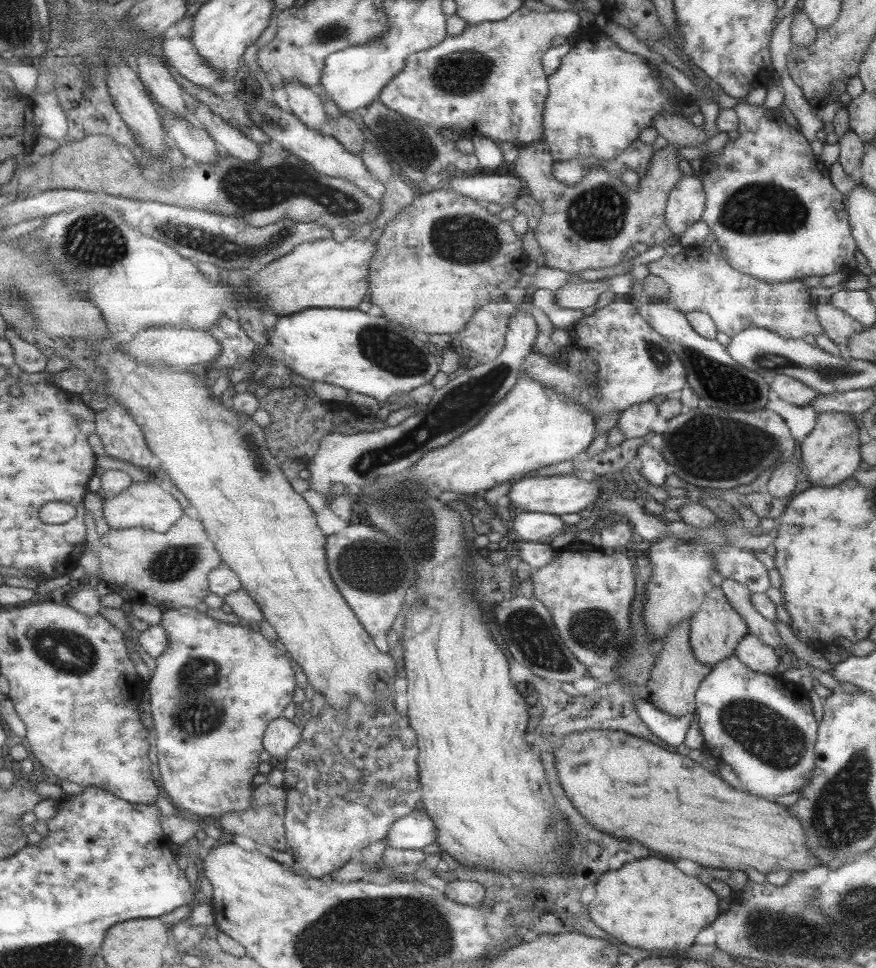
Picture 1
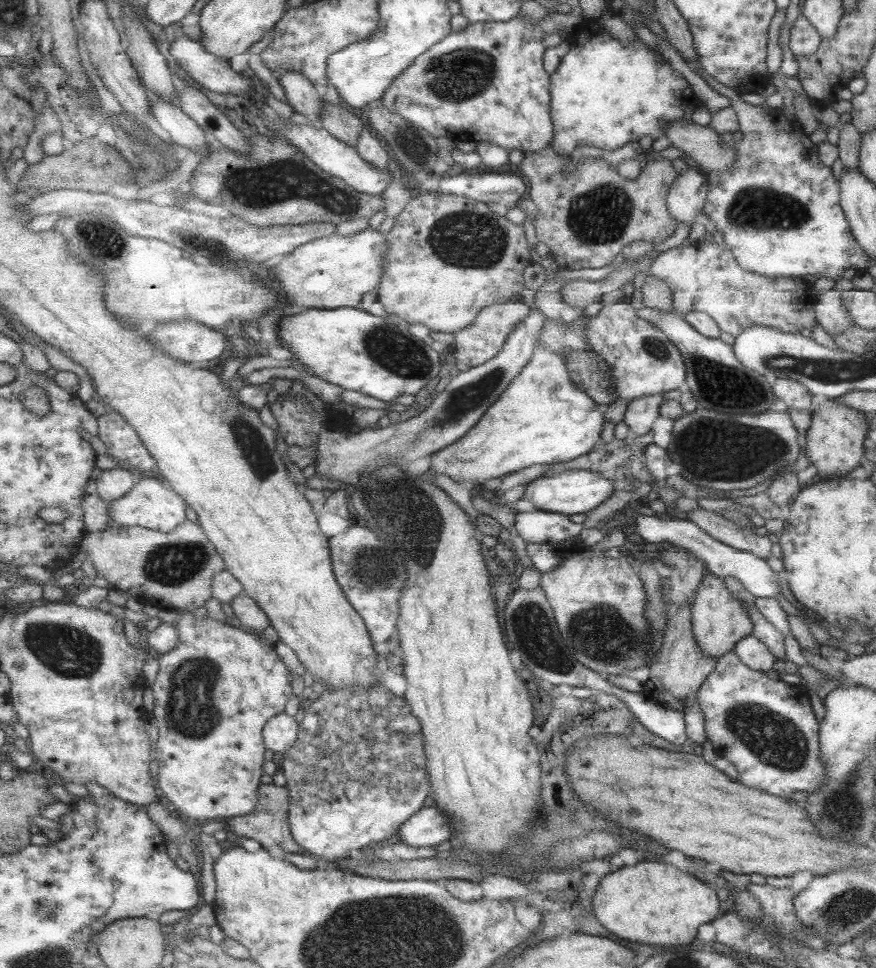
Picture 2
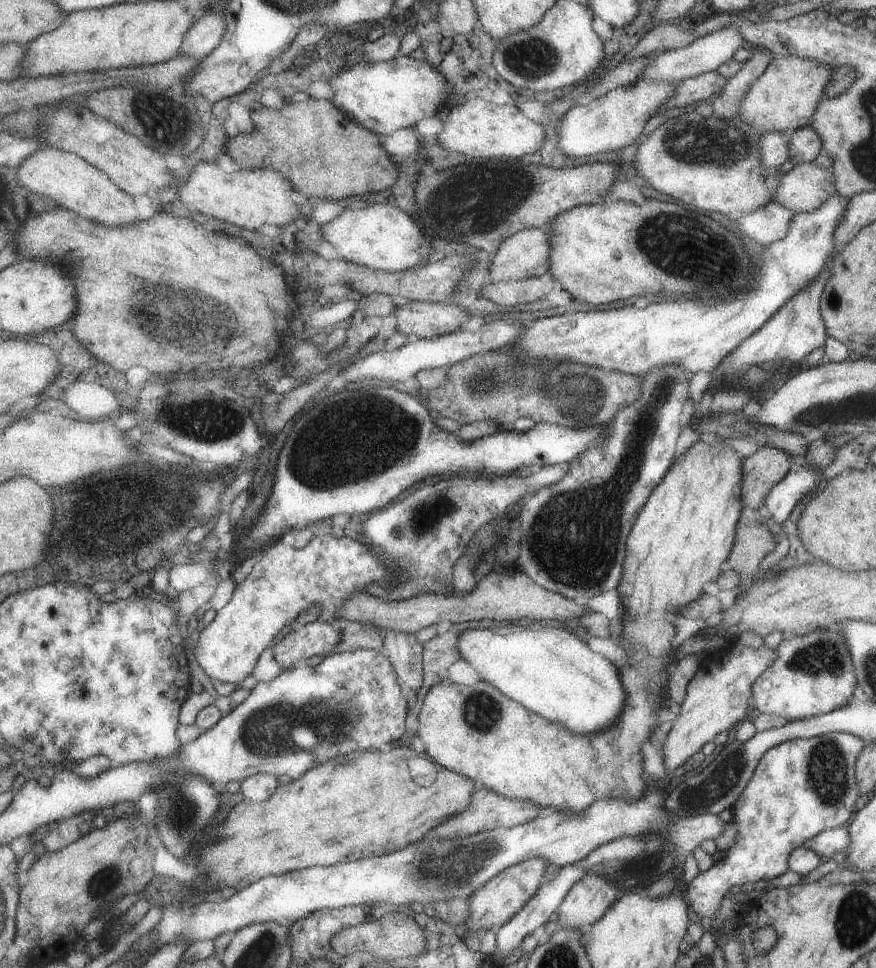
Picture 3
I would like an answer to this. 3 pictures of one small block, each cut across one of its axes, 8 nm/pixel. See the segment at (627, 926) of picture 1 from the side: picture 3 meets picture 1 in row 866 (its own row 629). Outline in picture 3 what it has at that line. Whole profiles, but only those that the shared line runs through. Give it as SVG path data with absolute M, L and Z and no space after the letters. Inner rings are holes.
M724 440L717 446L711 446L704 441L698 441L694 444L686 457L680 464L674 464L669 468L666 476L659 482L658 486L652 491L652 494L646 501L645 508L641 510L638 515L637 521L634 523L633 530L629 534L628 547L625 553L624 562L624 576L621 578L620 584L617 586L617 591L624 606L624 630L620 630L620 624L614 625L613 637L622 636L622 646L628 654L628 666L626 668L618 668L625 690L630 690L630 710L626 710L626 714L622 714L622 718L617 722L618 726L610 726L608 729L602 729L600 734L583 735L572 732L563 722L546 720L546 717L542 718L540 714L534 714L530 712L526 706L522 706L520 702L508 698L505 692L502 692L497 686L494 686L491 682L480 681L475 685L461 685L454 682L444 682L437 684L426 697L424 707L420 714L420 727L418 735L422 738L426 744L427 752L434 760L443 764L446 768L458 771L468 778L476 780L476 782L483 782L483 784L492 789L498 791L501 795L513 799L524 799L538 803L544 810L550 811L564 811L571 815L582 814L585 810L588 810L589 806L594 801L604 800L607 798L617 798L625 800L626 802L632 802L636 799L644 797L648 790L648 782L642 778L644 774L644 757L642 754L642 744L646 740L653 741L652 736L654 730L661 725L659 711L662 708L662 702L664 702L664 696L668 695L668 666L670 664L676 664L676 658L674 658L674 636L676 636L676 626L674 626L674 618L678 616L678 608L688 604L688 602L694 602L696 598L702 596L702 584L706 582L716 581L718 576L722 574L721 564L726 562L727 558L732 552L732 547L735 541L737 522L746 512L741 505L742 492L741 484L743 481L742 476L742 462L738 457L738 453L725 444Z

